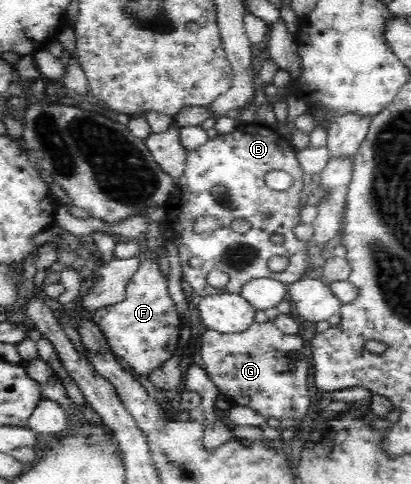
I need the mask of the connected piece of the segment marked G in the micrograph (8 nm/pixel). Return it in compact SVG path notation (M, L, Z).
M273 321L251 324L237 333L220 333L207 329L201 335L199 351L204 370L220 393L229 396L232 406L246 406L268 418L300 420L310 406L308 392L308 359L298 362L290 354L304 348L304 337L286 334Z

